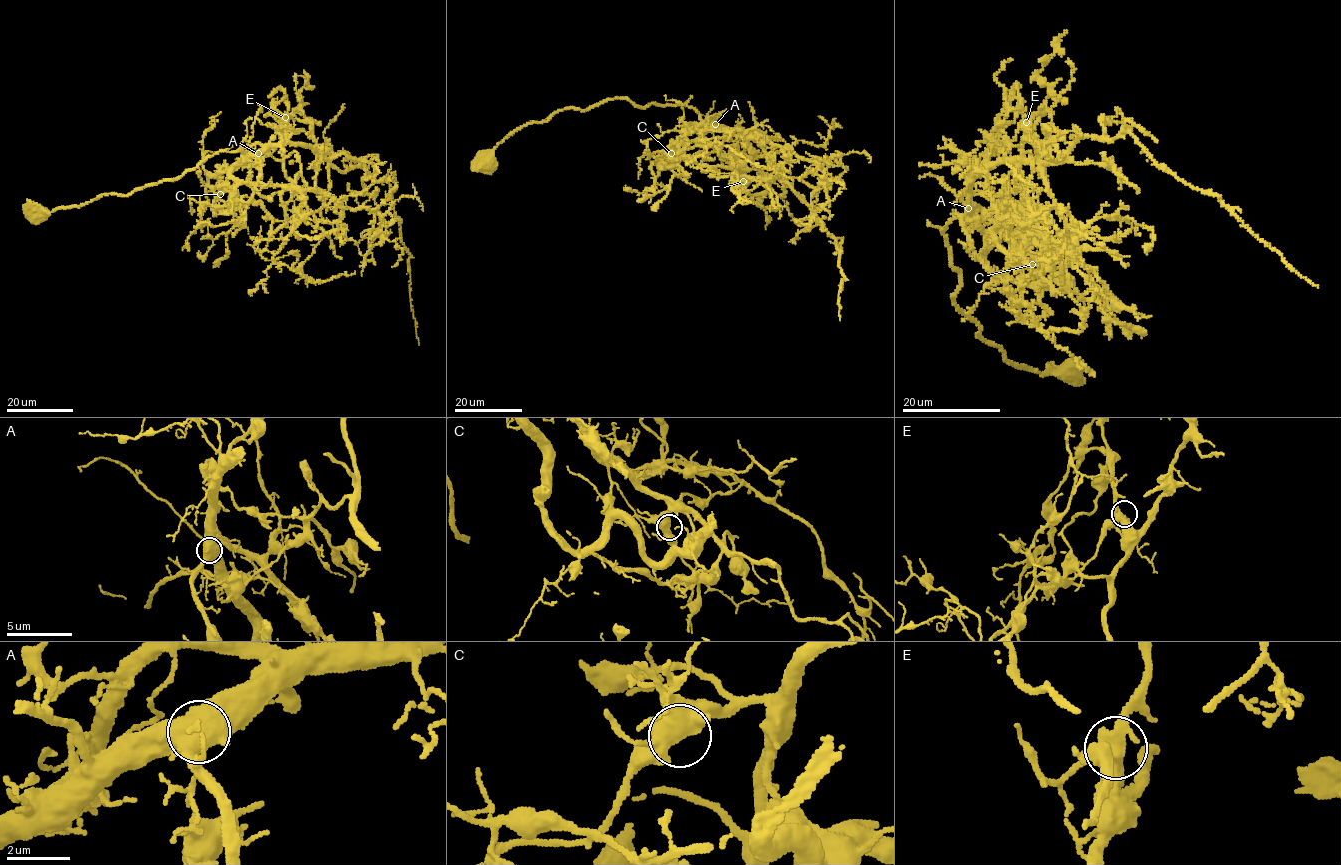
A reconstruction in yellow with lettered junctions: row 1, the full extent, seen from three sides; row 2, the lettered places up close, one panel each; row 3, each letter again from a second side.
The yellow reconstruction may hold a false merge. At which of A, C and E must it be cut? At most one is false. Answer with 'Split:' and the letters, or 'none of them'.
Split: none of them

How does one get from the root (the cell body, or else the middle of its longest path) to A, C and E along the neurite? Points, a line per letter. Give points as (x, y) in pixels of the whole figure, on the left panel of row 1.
A: (39, 215), (86, 204), (105, 194), (127, 196), (174, 179), (220, 151), (241, 151), (247, 157), (258, 153)
C: (39, 215), (105, 194), (127, 196), (180, 177), (220, 151), (241, 151), (246, 160), (223, 183), (220, 194)
E: (39, 215), (86, 204), (105, 194), (127, 196), (174, 179), (220, 151), (259, 155), (280, 142), (285, 117)

